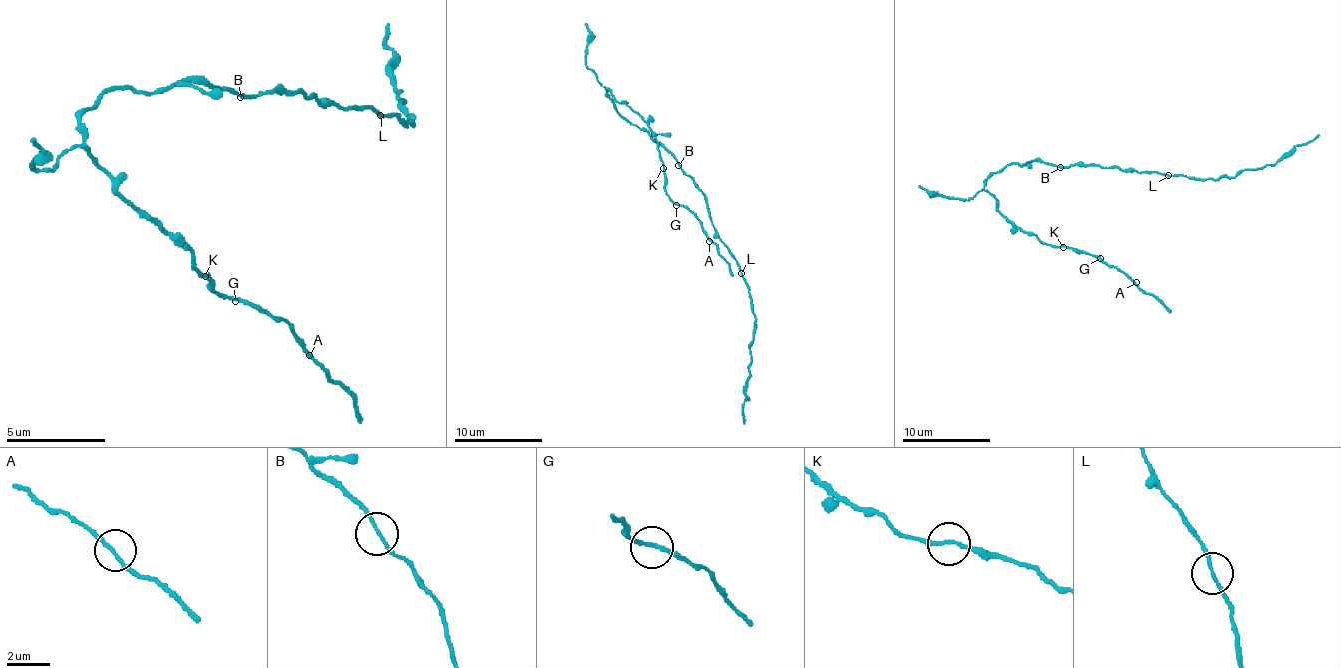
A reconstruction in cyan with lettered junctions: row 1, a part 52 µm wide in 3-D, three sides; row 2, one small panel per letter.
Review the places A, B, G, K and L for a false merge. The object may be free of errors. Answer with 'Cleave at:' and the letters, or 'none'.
Cleave at: L

